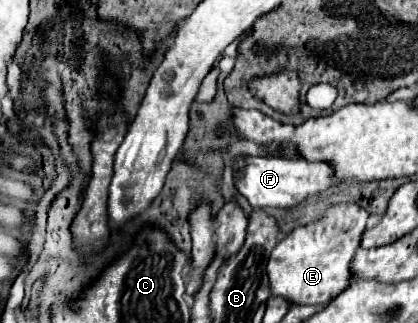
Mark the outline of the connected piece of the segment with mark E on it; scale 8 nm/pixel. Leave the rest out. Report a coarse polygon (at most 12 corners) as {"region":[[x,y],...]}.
{"region":[[337,204],[273,250],[271,292],[339,296],[369,212]]}

